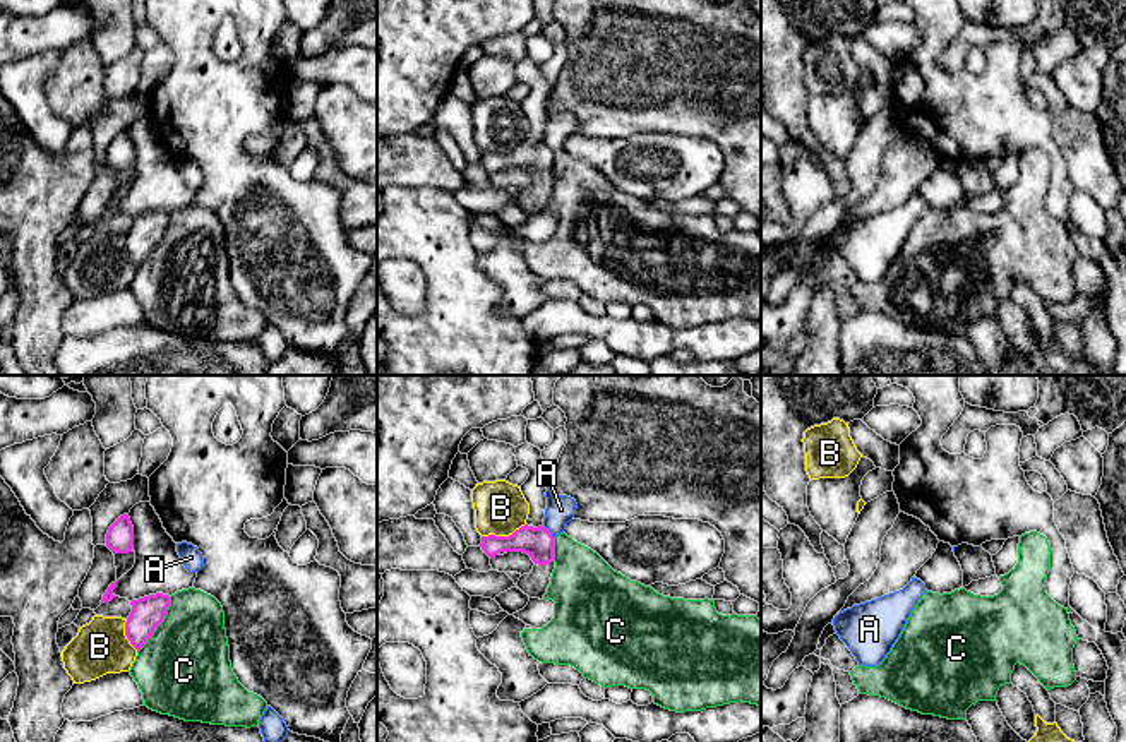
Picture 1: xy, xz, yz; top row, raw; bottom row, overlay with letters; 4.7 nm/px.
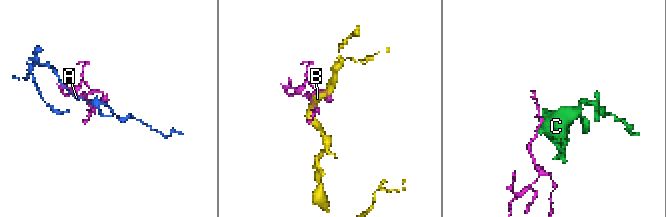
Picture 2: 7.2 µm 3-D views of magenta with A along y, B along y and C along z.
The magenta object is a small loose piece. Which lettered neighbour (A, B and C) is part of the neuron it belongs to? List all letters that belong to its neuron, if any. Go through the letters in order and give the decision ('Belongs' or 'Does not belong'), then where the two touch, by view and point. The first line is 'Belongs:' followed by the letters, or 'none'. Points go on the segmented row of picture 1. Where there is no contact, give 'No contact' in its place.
Belongs: none
A: Does not belong. Touches magenta at xz (549, 532)
B: Does not belong. Touches magenta at xz (503, 537)
C: Does not belong. Touches magenta at xy (160, 622)

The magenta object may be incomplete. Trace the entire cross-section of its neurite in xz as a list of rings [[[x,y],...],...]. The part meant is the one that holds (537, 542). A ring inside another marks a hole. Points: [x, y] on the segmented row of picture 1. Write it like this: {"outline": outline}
{"outline": [[[521,526],[509,536],[482,536],[482,550],[492,559],[500,552],[523,552],[535,562],[530,574],[523,574],[518,581],[518,588],[530,598],[543,600],[550,584],[554,562],[554,536],[545,526]]]}

